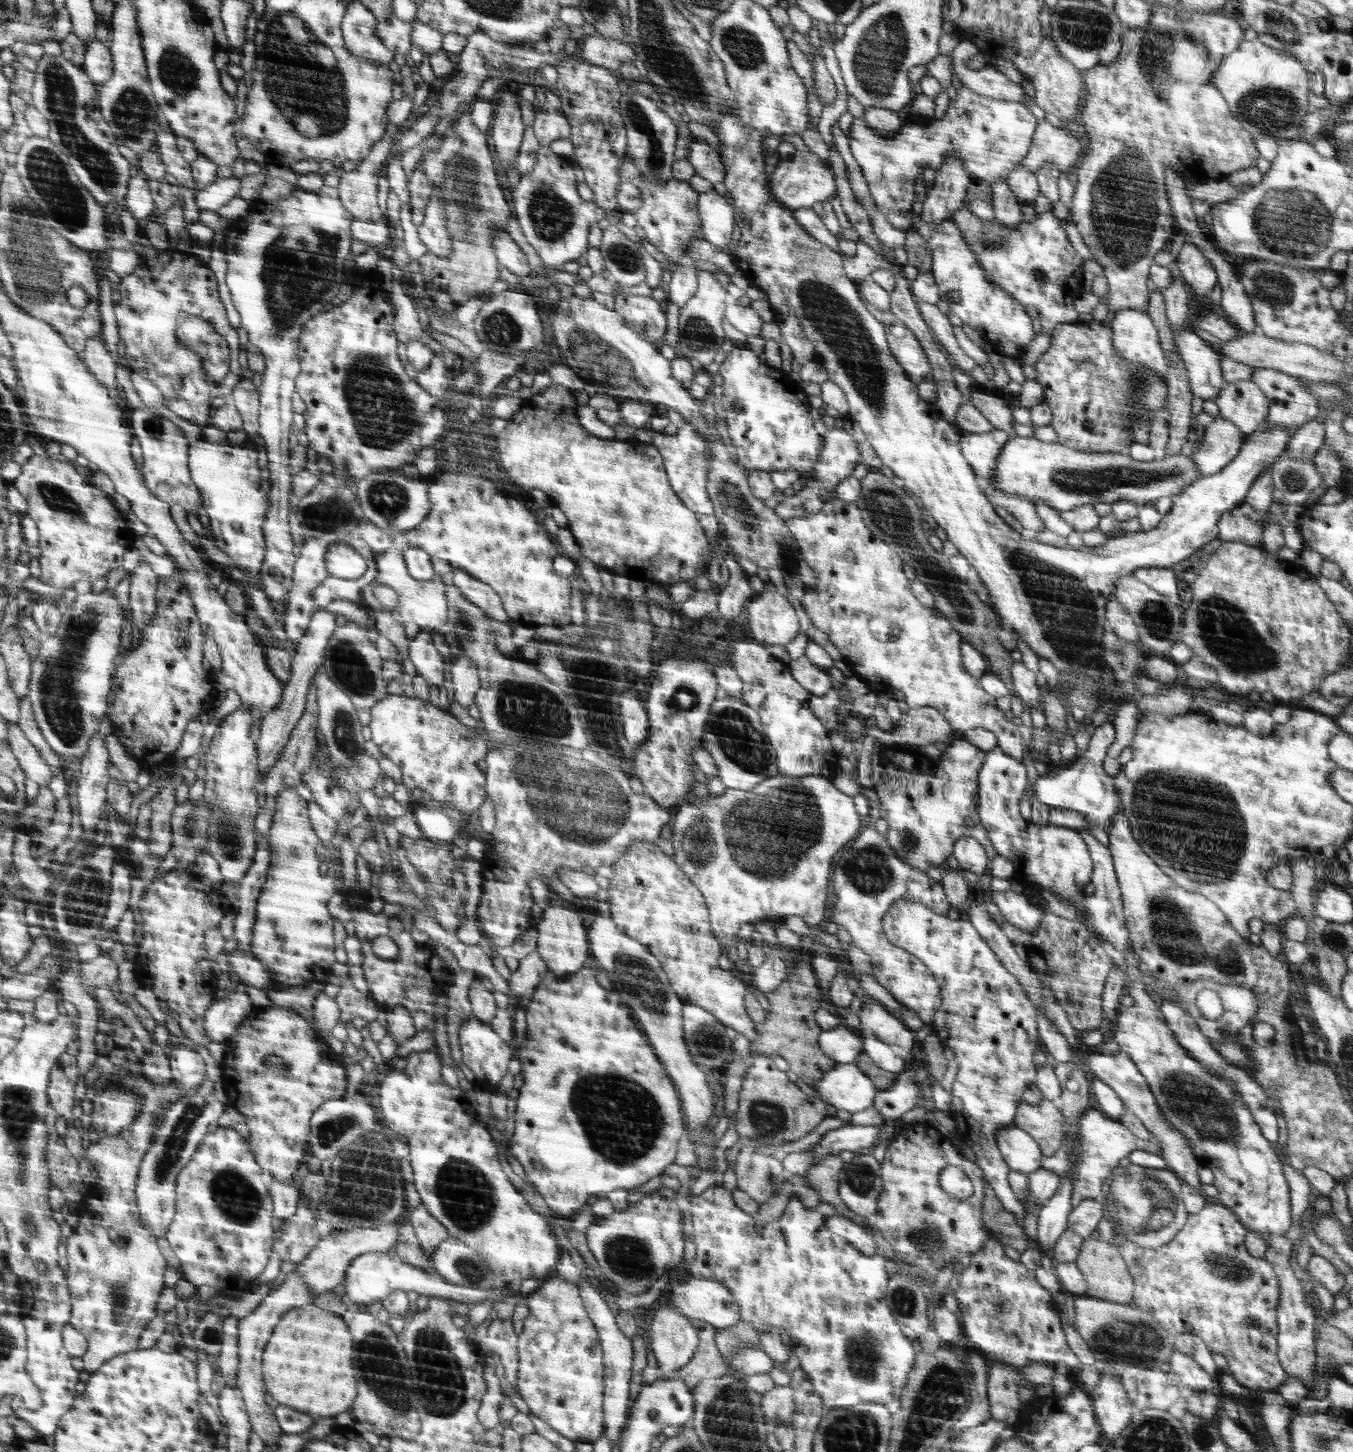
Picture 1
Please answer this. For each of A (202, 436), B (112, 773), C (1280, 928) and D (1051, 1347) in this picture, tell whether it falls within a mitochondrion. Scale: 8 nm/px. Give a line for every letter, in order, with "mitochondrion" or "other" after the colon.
A: other
B: other
C: other
D: other

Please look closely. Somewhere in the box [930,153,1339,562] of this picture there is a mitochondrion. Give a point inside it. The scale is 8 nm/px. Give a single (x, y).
(1296, 224)

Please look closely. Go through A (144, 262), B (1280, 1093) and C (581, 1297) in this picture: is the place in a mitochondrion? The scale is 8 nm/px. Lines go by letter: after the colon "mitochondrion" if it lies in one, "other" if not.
A: other
B: other
C: other

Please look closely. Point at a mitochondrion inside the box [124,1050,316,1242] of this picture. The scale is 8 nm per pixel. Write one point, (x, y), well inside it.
(235, 1196)

